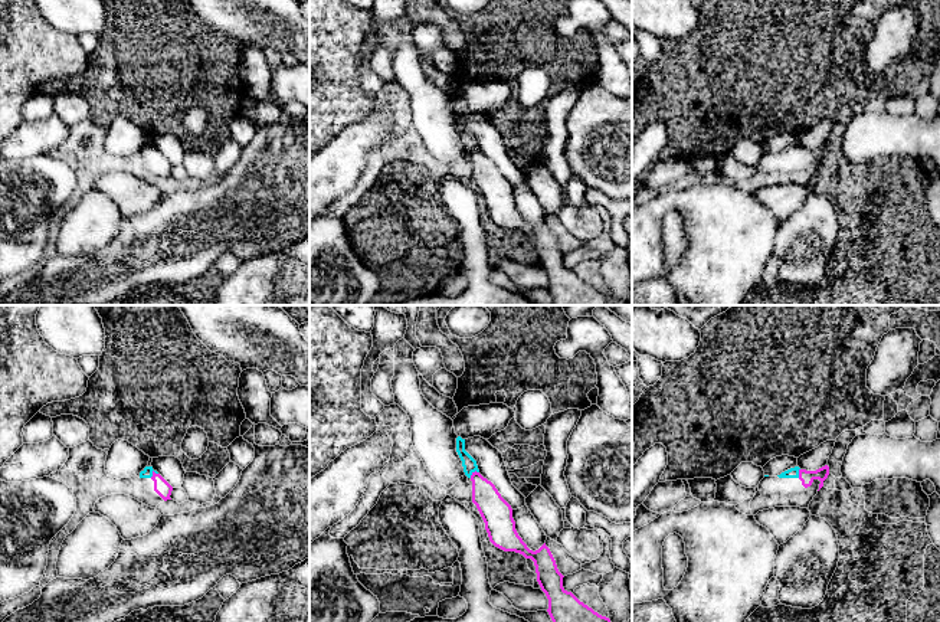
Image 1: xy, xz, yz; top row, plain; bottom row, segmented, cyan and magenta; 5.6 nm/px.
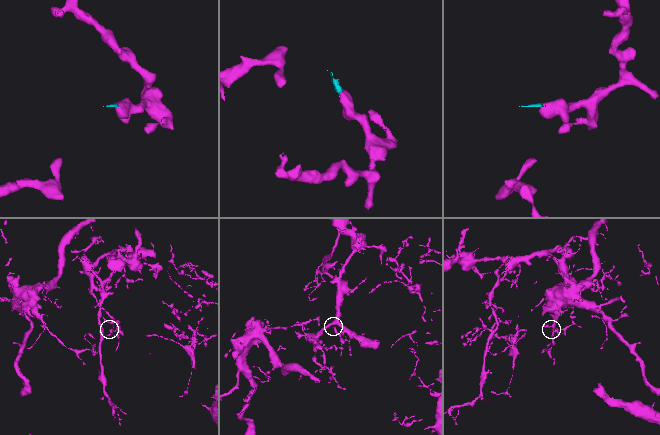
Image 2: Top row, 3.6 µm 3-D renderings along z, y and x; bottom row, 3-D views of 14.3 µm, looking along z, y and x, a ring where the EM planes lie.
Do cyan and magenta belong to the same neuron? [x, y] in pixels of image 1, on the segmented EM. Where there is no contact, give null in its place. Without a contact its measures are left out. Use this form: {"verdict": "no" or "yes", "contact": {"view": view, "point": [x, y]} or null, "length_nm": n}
{"verdict": "yes", "contact": {"view": "xy", "point": [151, 474]}, "length_nm": 50}

